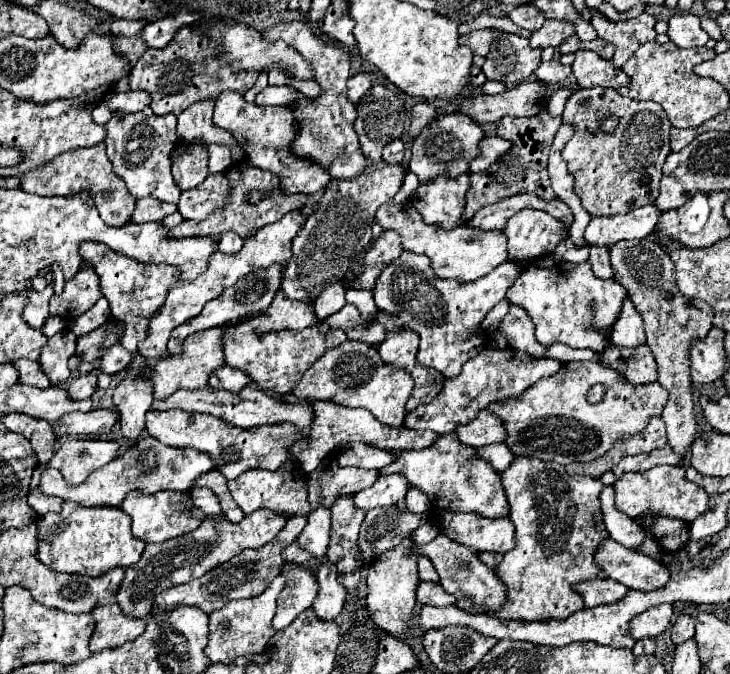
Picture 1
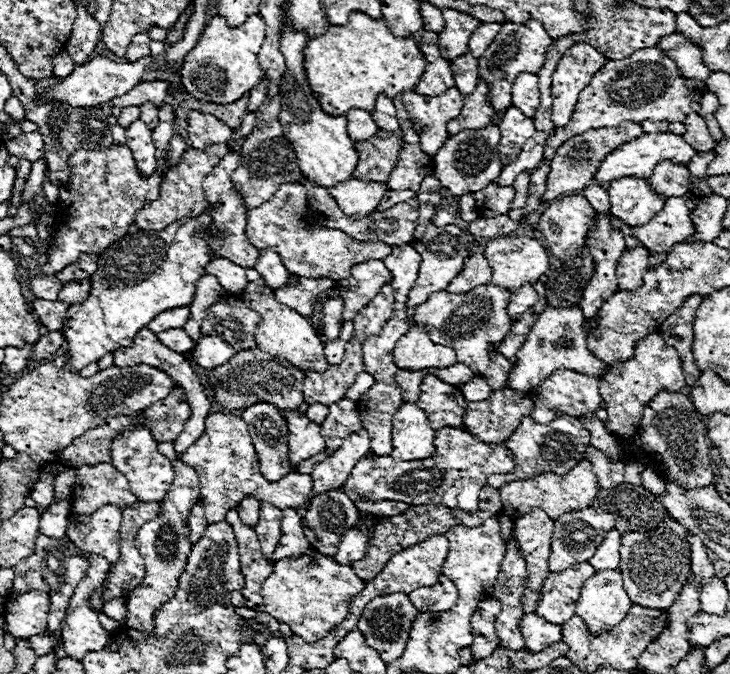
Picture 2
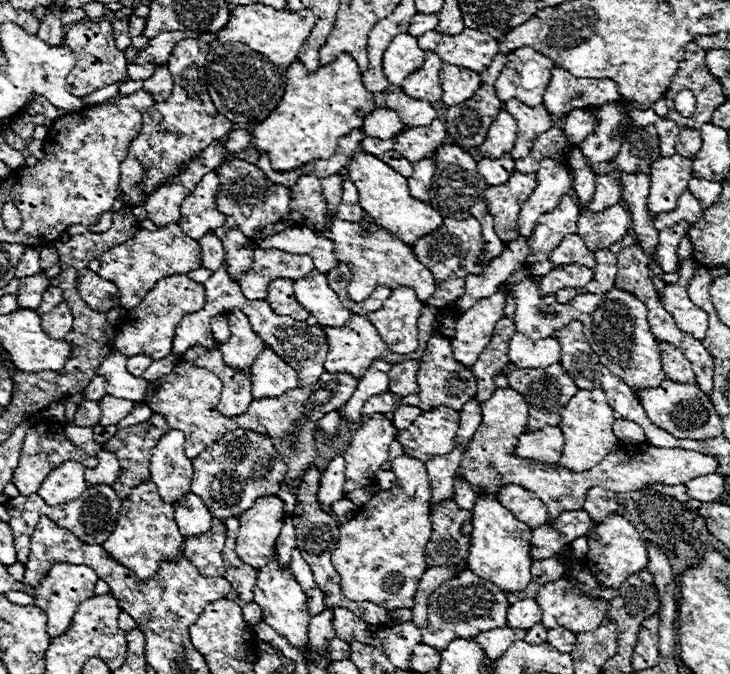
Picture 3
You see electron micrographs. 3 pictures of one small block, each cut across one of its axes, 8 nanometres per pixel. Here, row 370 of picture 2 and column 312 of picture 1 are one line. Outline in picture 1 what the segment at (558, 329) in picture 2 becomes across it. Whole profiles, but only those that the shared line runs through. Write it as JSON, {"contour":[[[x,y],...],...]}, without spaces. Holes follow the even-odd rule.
{"contour":[[[328,508],[312,510],[308,514],[308,522],[296,542],[310,554],[324,558],[328,542],[330,542],[330,510]],[[284,566],[282,574],[286,576],[286,586],[278,596],[274,630],[286,628],[300,612],[310,608],[318,590],[314,574],[300,566]]]}

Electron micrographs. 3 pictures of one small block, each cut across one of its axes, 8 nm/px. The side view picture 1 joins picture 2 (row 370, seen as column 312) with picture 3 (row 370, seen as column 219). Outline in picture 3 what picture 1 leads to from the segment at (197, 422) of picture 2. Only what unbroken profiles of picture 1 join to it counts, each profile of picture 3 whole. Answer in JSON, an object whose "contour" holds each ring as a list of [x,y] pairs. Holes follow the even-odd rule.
{"contour":[[[110,352],[110,356],[106,356],[96,374],[106,376],[108,394],[114,394],[118,398],[128,398],[134,402],[142,402],[146,396],[148,382],[144,378],[130,376],[130,372],[126,370],[126,356],[122,356],[120,352]]]}

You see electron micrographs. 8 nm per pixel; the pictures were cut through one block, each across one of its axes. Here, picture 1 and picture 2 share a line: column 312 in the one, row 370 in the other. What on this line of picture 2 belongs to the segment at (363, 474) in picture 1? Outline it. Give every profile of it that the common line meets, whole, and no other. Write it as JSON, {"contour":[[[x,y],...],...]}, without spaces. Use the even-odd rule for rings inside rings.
{"contour":[[[478,286],[464,294],[450,292],[434,292],[426,304],[416,308],[414,322],[420,324],[436,344],[448,346],[456,352],[458,362],[466,364],[476,376],[482,376],[492,390],[500,390],[506,386],[506,378],[510,372],[510,362],[492,352],[490,346],[498,344],[506,332],[510,332],[512,320],[508,316],[508,302],[512,292],[502,286]]]}

